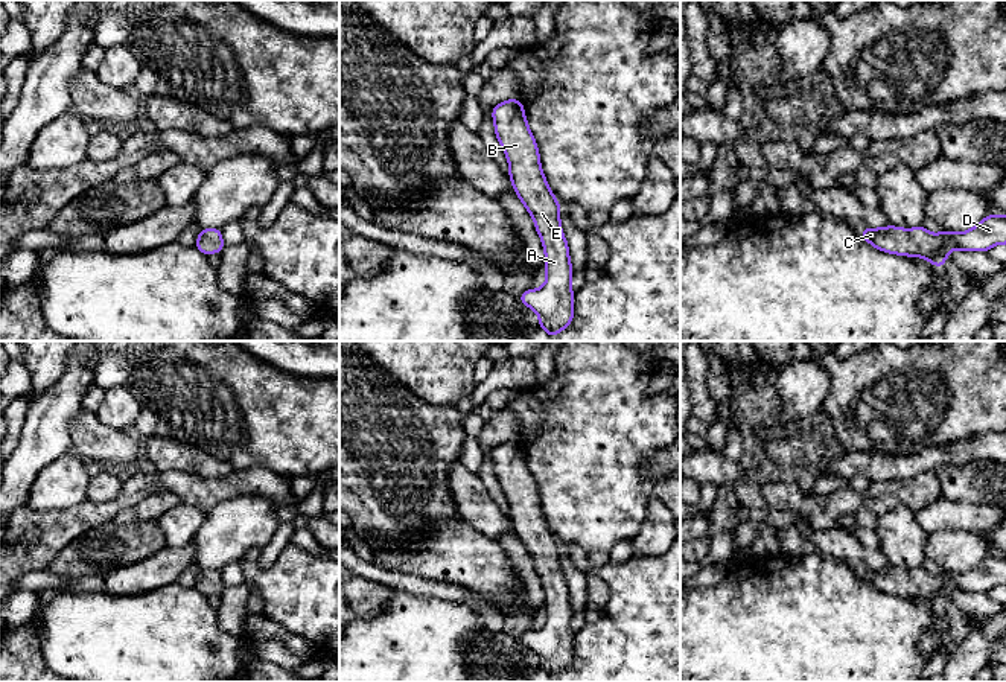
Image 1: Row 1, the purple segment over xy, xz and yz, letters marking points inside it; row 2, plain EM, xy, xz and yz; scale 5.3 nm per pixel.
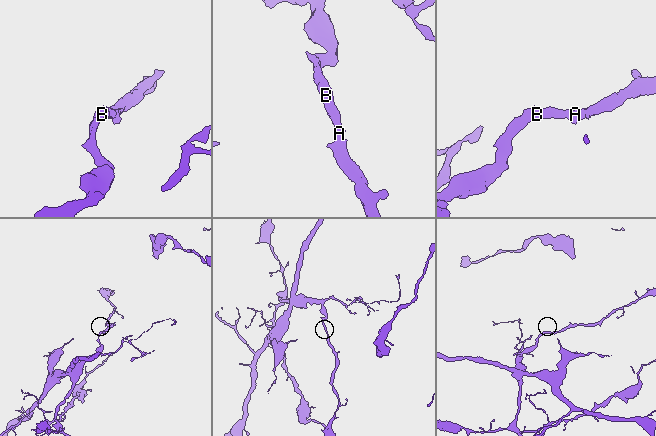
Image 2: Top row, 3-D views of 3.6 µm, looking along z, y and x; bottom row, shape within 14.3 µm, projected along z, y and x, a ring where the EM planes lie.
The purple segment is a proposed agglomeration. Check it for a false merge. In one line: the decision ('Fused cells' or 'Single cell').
Single cell

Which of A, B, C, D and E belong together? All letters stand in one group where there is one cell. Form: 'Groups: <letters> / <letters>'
Groups: A B C D E

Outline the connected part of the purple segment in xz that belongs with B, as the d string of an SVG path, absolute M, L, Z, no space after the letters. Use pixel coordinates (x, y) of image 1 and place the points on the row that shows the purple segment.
M519 99L504 100L492 108L495 134L510 166L511 186L534 219L545 248L546 282L540 289L519 295L525 308L539 315L540 329L554 338L574 320L574 274L569 247L560 225L560 202L549 190L542 172L537 143L528 128Z

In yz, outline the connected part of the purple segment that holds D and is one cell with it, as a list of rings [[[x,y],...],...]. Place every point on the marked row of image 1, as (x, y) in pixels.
[[[988,215],[976,227],[953,233],[942,230],[930,233],[925,227],[899,228],[887,225],[883,228],[861,228],[861,237],[874,248],[899,256],[918,256],[942,268],[950,257],[948,251],[982,251],[998,244],[1006,244],[1006,215]]]

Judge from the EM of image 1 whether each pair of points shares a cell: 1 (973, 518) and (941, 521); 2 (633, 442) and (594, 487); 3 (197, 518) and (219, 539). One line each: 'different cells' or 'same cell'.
1: same cell
2: same cell
3: different cells

